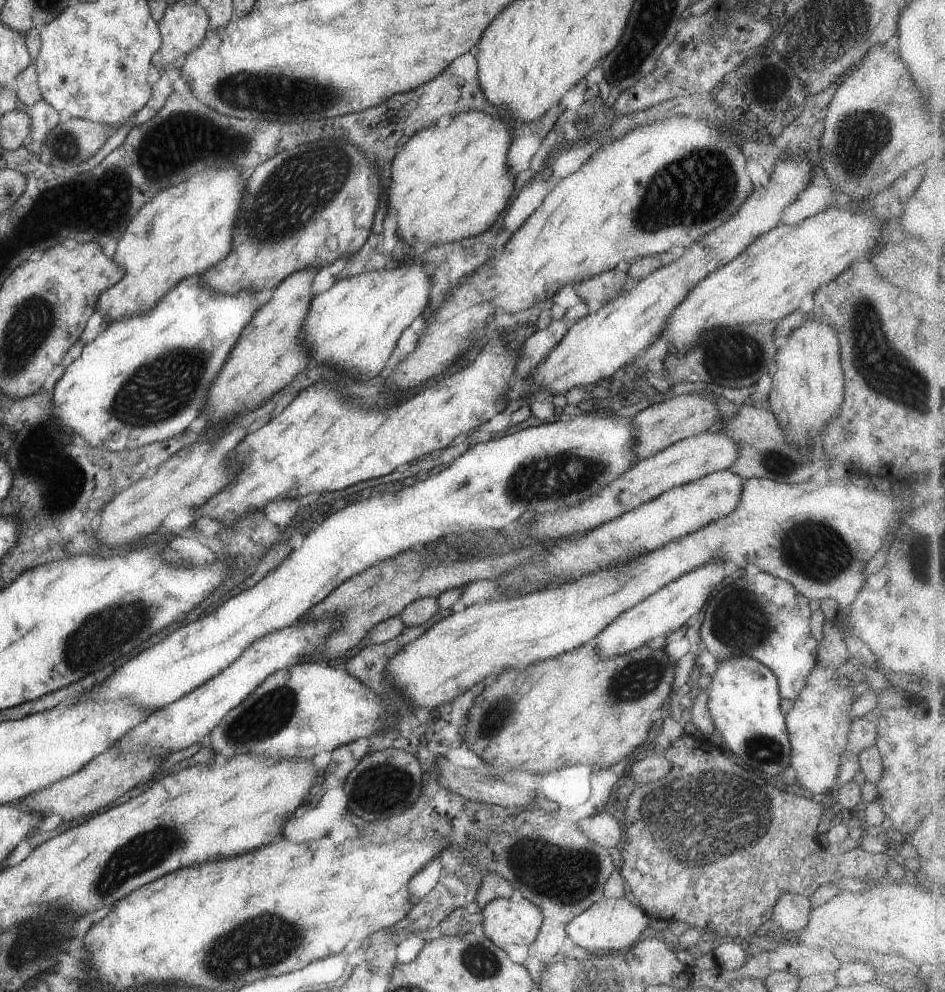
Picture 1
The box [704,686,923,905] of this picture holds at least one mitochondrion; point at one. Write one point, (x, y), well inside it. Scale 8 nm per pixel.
(759, 750)

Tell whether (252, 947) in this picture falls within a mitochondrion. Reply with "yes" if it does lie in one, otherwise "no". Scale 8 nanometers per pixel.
yes

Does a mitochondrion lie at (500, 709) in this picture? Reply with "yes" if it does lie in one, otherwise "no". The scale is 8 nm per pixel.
yes

